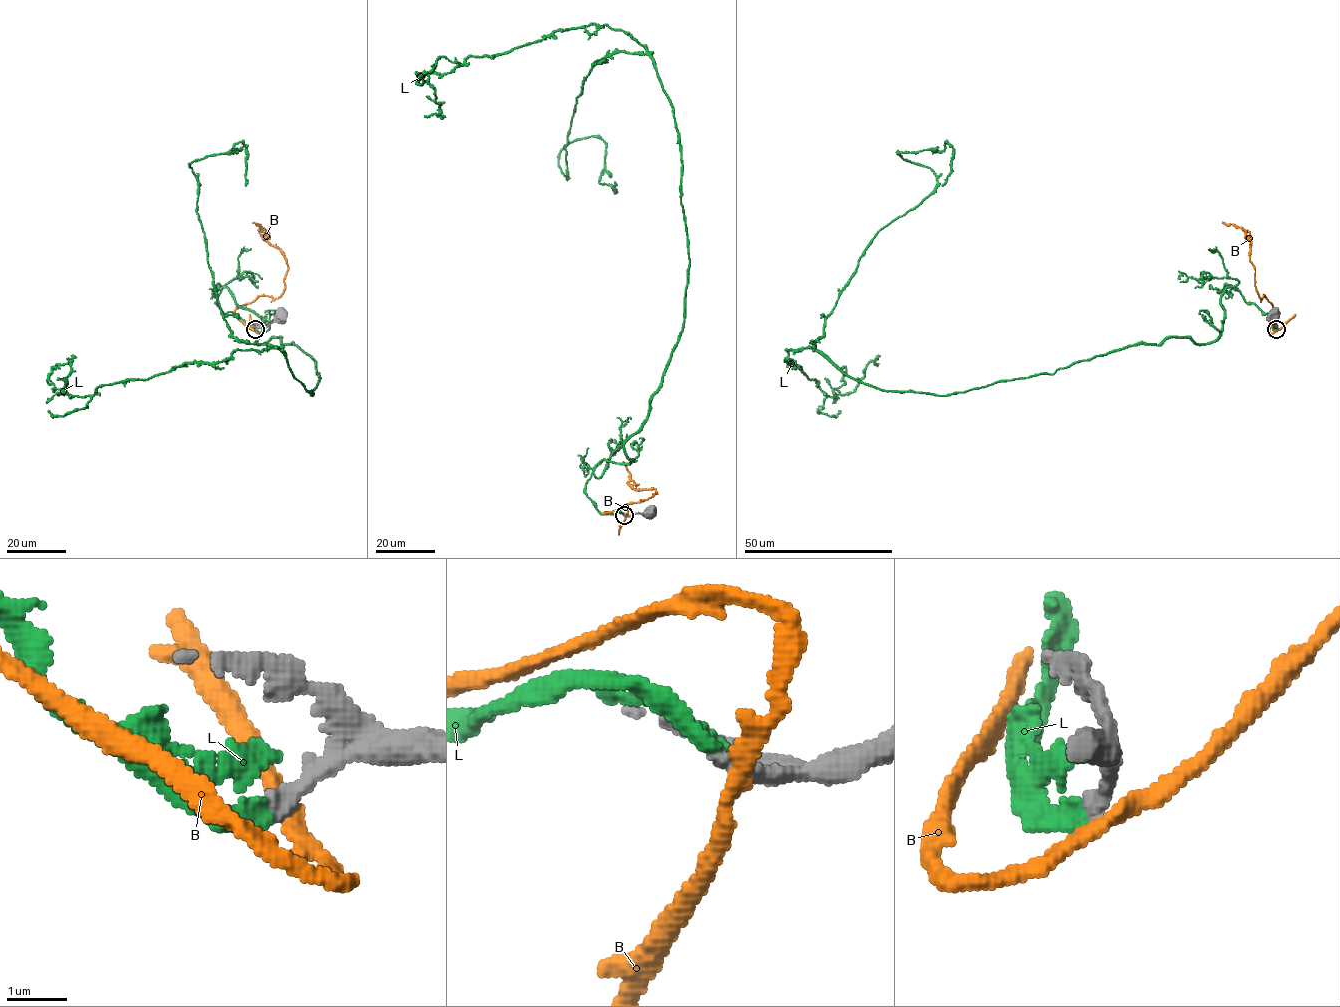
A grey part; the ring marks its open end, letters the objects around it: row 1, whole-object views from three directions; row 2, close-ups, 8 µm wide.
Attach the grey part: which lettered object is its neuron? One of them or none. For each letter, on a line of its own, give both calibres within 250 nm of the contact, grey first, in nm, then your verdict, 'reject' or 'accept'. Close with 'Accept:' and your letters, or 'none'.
B: calibres 280 and 280 nm; reject
L: calibres 280 and 320 nm; accept
Accept: L

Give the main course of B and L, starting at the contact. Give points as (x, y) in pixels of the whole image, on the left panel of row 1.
B: (256, 330), (235, 310), (261, 295), (278, 298), (288, 266), (285, 255), (253, 221)
L: (256, 330), (223, 286), (255, 343), (313, 359), (312, 395), (216, 297), (190, 163), (241, 142), (245, 186)

